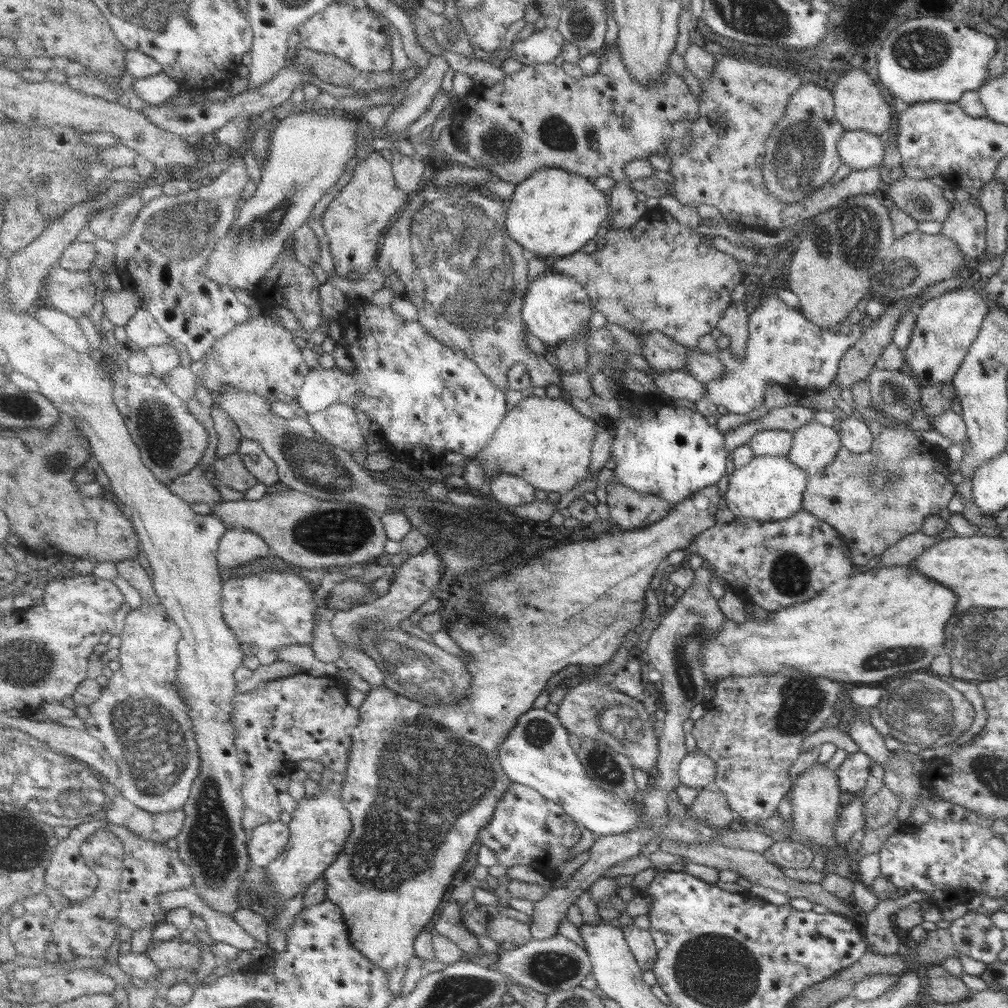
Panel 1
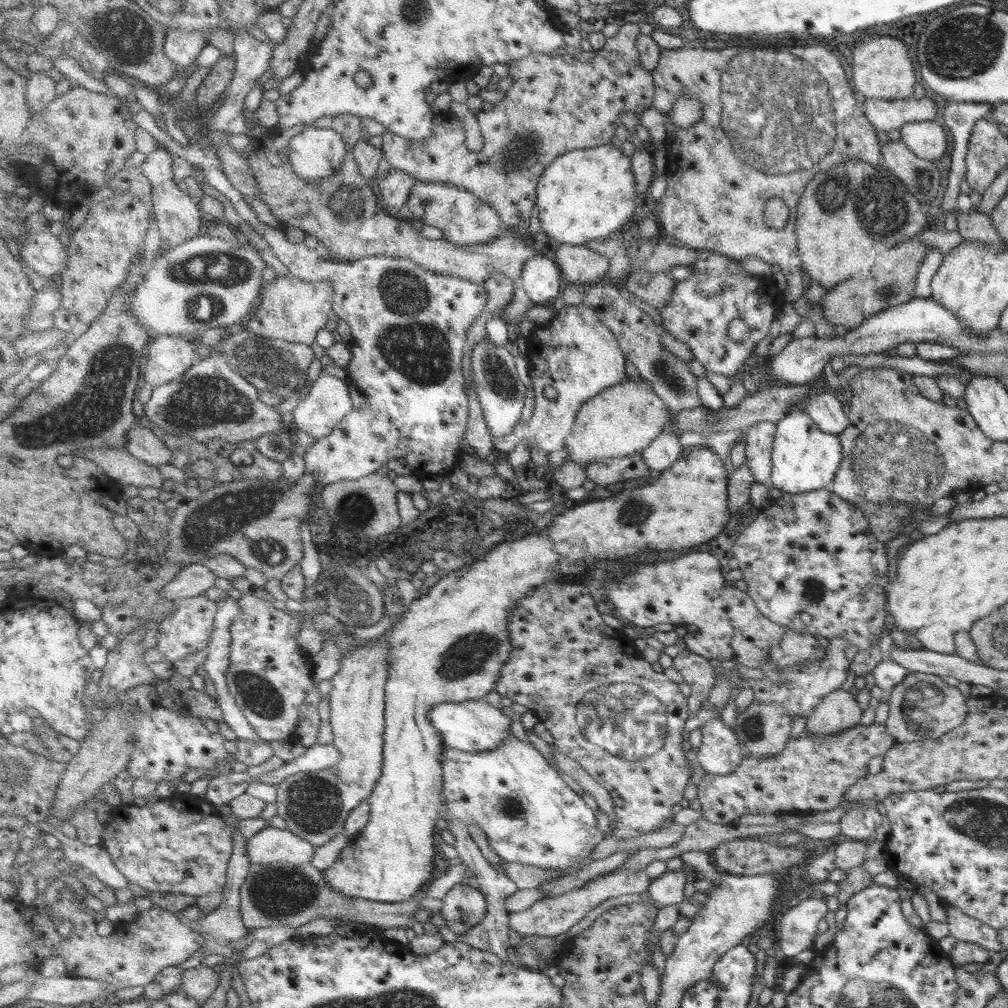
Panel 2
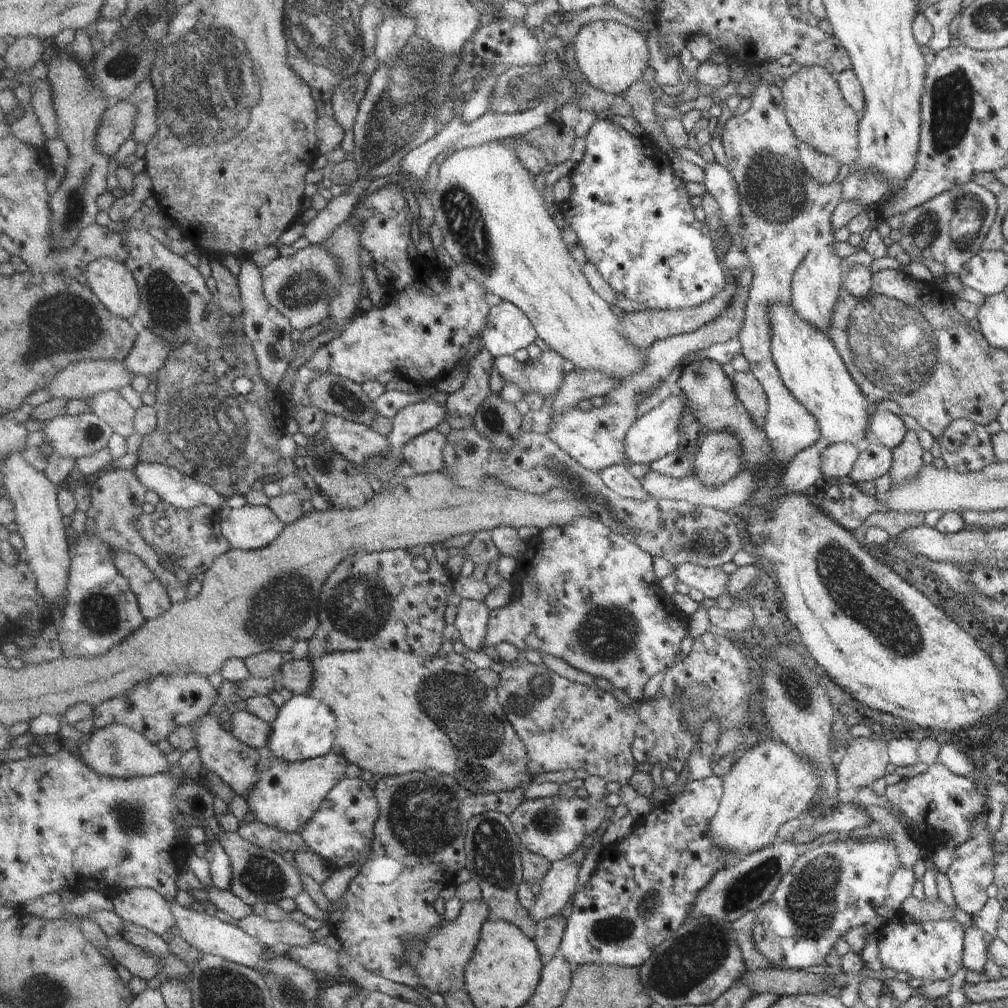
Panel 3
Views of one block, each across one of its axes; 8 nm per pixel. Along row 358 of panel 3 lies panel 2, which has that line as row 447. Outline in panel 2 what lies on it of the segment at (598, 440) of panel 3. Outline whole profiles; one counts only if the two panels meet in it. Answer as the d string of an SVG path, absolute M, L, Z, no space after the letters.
M666 430L642 453L648 466L663 472L674 466L686 451L680 442L680 436L676 432Z

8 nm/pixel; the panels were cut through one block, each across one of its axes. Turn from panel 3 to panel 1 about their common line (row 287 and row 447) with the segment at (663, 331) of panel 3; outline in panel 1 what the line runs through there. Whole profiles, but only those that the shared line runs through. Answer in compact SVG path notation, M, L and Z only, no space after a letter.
M797 404L771 408L763 417L741 424L724 433L724 447L734 450L738 446L749 444L750 437L761 430L785 430L791 433L797 428L814 422L816 407Z

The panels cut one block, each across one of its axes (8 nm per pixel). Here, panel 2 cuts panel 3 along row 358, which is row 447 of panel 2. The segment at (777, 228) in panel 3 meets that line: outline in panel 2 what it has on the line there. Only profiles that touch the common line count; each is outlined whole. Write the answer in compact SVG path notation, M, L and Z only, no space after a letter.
M759 422L745 433L745 460L750 470L755 474L755 482L762 483L771 480L772 447L777 423Z

